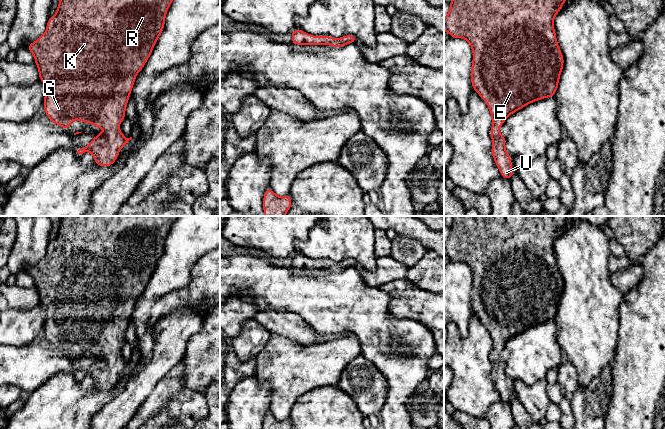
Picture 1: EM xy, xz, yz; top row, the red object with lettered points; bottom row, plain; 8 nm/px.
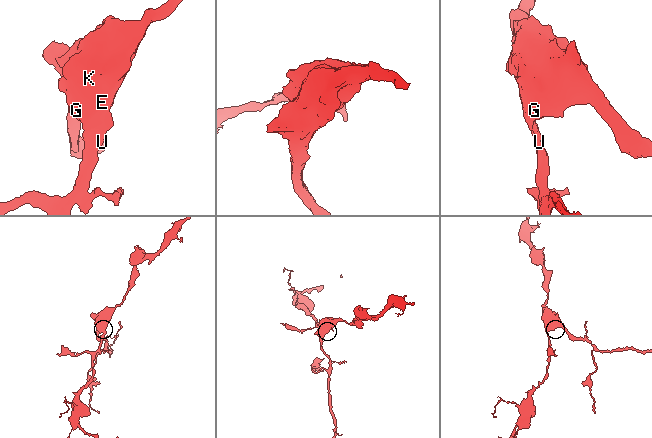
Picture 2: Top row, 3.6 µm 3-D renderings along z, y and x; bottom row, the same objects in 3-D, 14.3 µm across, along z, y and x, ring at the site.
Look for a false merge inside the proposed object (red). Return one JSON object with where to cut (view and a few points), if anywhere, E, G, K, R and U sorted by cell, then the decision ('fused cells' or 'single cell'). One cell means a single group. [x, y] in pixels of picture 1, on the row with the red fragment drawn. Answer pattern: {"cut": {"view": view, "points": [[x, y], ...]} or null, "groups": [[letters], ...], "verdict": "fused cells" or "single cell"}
{"cut": null, "groups": [["E", "G", "K", "R", "U"]], "verdict": "single cell"}

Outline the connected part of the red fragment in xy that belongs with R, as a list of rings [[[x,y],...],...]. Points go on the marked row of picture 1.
[[[60,0],[57,13],[49,17],[45,33],[26,47],[34,55],[39,79],[46,86],[43,106],[51,123],[68,129],[71,121],[77,119],[103,129],[109,128],[106,133],[97,134],[86,147],[74,149],[78,157],[90,151],[96,165],[109,167],[119,156],[119,150],[132,139],[121,133],[119,124],[126,119],[125,109],[135,77],[144,67],[164,29],[165,16],[172,1]]]

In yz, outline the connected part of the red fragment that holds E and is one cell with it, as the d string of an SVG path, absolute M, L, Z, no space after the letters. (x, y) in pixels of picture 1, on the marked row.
M451 0L449 12L444 18L444 30L452 38L464 38L471 44L473 51L472 89L488 104L492 116L491 154L502 178L512 179L513 166L505 149L505 138L498 131L498 127L504 124L510 114L534 101L553 97L557 91L564 58L557 43L553 20L564 2L565 0Z

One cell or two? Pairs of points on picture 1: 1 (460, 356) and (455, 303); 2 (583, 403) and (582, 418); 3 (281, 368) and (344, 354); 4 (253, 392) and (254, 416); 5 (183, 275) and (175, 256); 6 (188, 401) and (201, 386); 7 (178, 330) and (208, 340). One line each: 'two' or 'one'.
1: two
2: one
3: one
4: one
5: one
6: two
7: two

